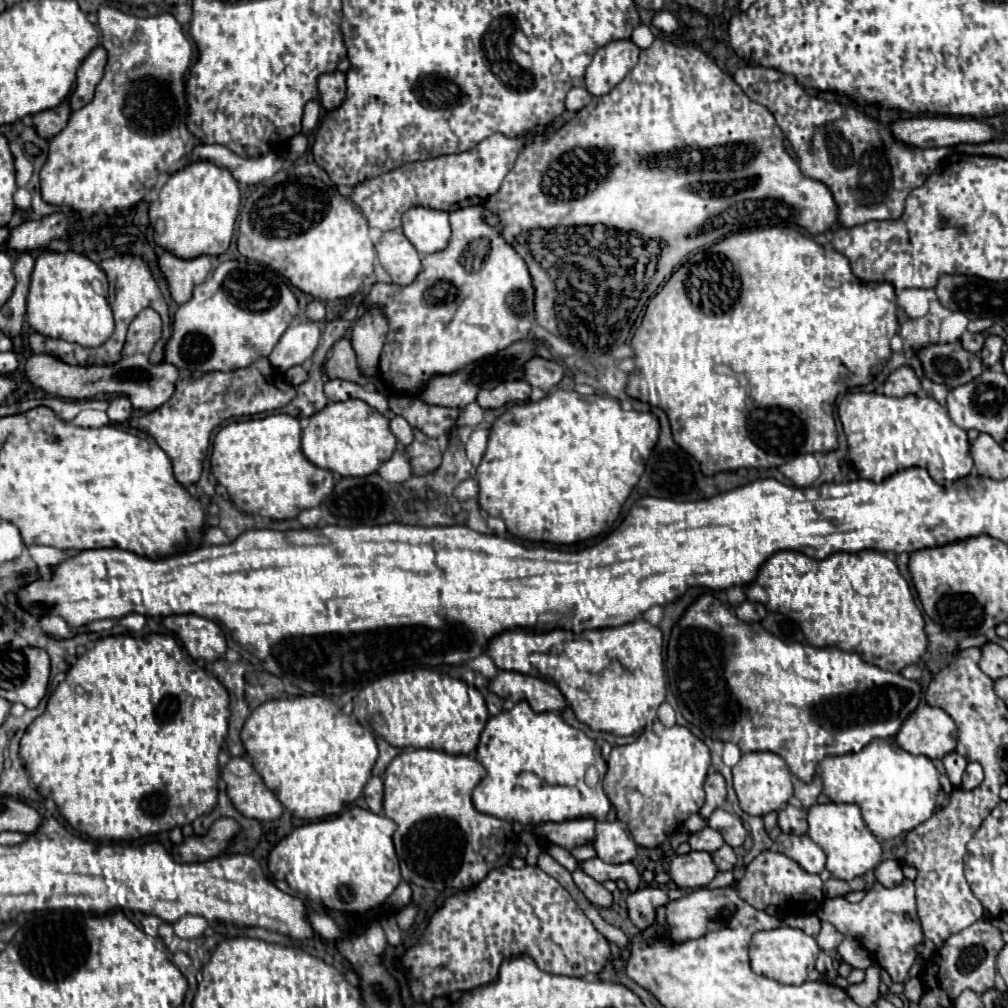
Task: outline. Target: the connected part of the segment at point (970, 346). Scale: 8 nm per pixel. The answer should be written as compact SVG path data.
M964 332L964 334L960 336L960 340L962 340L964 348L966 348L968 352L974 352L974 354L978 354L978 352L982 350L982 346L984 346L984 334L972 334L972 332Z

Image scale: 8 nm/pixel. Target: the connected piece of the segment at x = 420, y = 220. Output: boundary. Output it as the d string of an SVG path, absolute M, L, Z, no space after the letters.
M412 208L402 216L402 228L418 254L440 252L448 246L450 240L448 212Z

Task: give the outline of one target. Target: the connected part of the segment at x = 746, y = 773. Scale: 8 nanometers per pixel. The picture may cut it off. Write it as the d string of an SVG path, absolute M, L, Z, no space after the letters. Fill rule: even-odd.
M750 752L742 754L740 762L732 768L734 790L738 794L740 808L752 816L766 816L788 804L792 796L792 778L786 762L774 752Z

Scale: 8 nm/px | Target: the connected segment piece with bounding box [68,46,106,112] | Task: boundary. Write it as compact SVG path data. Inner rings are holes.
M98 46L98 48L94 48L94 50L86 56L84 64L78 68L76 90L72 92L72 96L70 96L70 100L68 100L72 112L80 110L82 106L86 106L86 104L92 100L94 88L96 88L96 84L100 82L102 72L104 72L104 64L106 64L106 52L104 52L104 48Z

